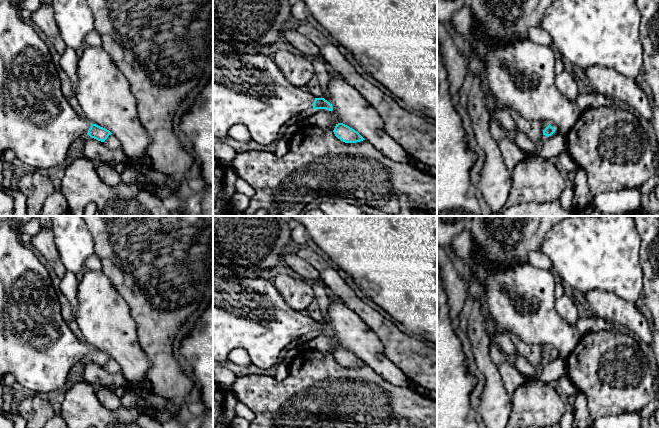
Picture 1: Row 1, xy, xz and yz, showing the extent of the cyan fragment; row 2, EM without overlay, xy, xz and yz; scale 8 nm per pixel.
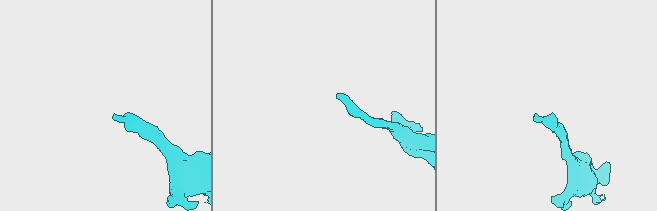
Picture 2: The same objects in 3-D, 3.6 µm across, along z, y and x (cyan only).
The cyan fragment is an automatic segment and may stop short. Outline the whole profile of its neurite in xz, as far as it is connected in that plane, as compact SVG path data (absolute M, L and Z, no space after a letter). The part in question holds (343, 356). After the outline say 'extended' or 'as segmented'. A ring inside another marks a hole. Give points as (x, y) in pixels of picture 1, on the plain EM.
M343 347L336 348L333 356L338 363L345 367L356 367L365 364L357 355Z; as segmented

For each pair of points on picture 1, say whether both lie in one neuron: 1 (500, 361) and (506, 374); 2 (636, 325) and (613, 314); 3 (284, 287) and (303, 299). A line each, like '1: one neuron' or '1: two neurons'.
1: one neuron
2: one neuron
3: one neuron

